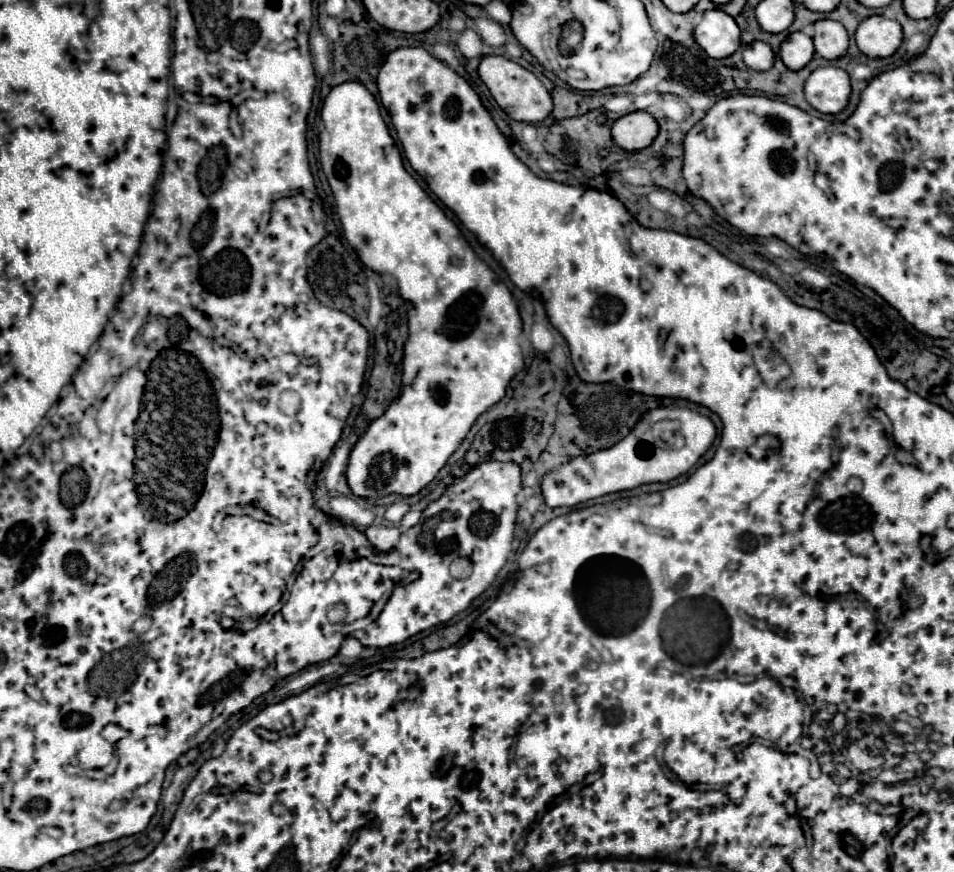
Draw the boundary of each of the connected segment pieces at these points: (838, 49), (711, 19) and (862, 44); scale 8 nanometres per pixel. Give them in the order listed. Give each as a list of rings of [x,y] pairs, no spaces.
[[[817,21],[815,23],[815,51],[817,55],[821,55],[823,59],[839,59],[847,53],[849,47],[849,35],[845,31],[845,27],[839,21]]]
[[[713,9],[703,13],[701,23],[695,27],[695,39],[709,57],[725,59],[739,49],[741,31],[731,15]]]
[[[875,15],[857,27],[855,41],[867,57],[891,57],[903,41],[903,29],[899,21]]]

